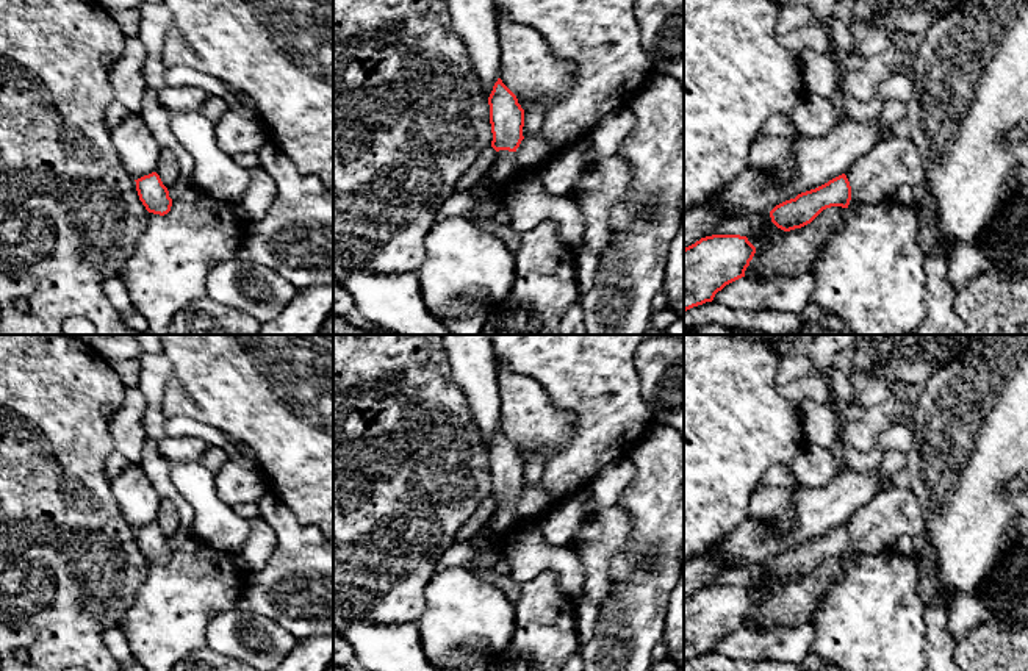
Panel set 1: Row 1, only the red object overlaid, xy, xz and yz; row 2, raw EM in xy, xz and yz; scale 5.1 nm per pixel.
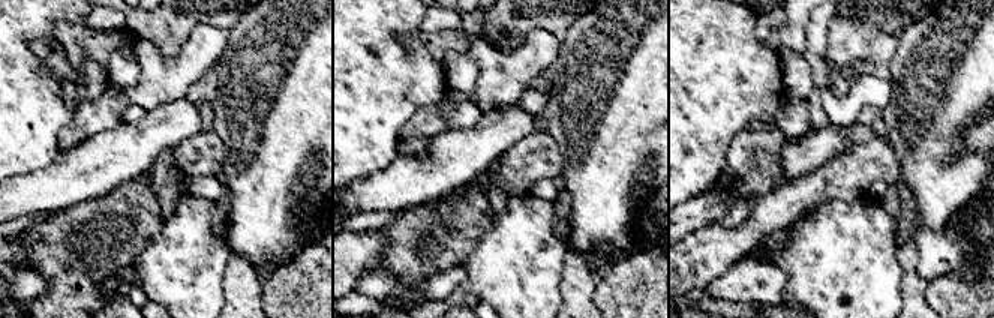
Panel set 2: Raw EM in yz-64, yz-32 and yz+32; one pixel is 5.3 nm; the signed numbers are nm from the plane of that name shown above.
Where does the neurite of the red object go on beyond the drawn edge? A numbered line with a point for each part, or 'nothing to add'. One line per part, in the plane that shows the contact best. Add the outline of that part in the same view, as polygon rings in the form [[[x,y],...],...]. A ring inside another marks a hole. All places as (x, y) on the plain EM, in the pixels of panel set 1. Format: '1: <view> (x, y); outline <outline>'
1: yz (873, 529); outline [[[898,486],[879,491],[845,526],[851,536],[851,549],[862,555],[890,551],[900,536],[915,538],[926,530],[915,494],[911,488]]]

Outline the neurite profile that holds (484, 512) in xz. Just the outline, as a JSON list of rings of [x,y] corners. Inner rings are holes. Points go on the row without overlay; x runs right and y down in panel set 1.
[[[487,497],[476,508],[476,511],[466,519],[455,535],[455,543],[465,543],[476,536],[476,533],[491,519],[496,510],[496,501]]]

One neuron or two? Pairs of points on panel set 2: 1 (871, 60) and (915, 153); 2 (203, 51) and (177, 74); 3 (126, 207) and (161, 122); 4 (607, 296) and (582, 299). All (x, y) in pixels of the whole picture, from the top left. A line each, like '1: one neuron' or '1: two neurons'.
1: two neurons
2: one neuron
3: two neurons
4: two neurons

